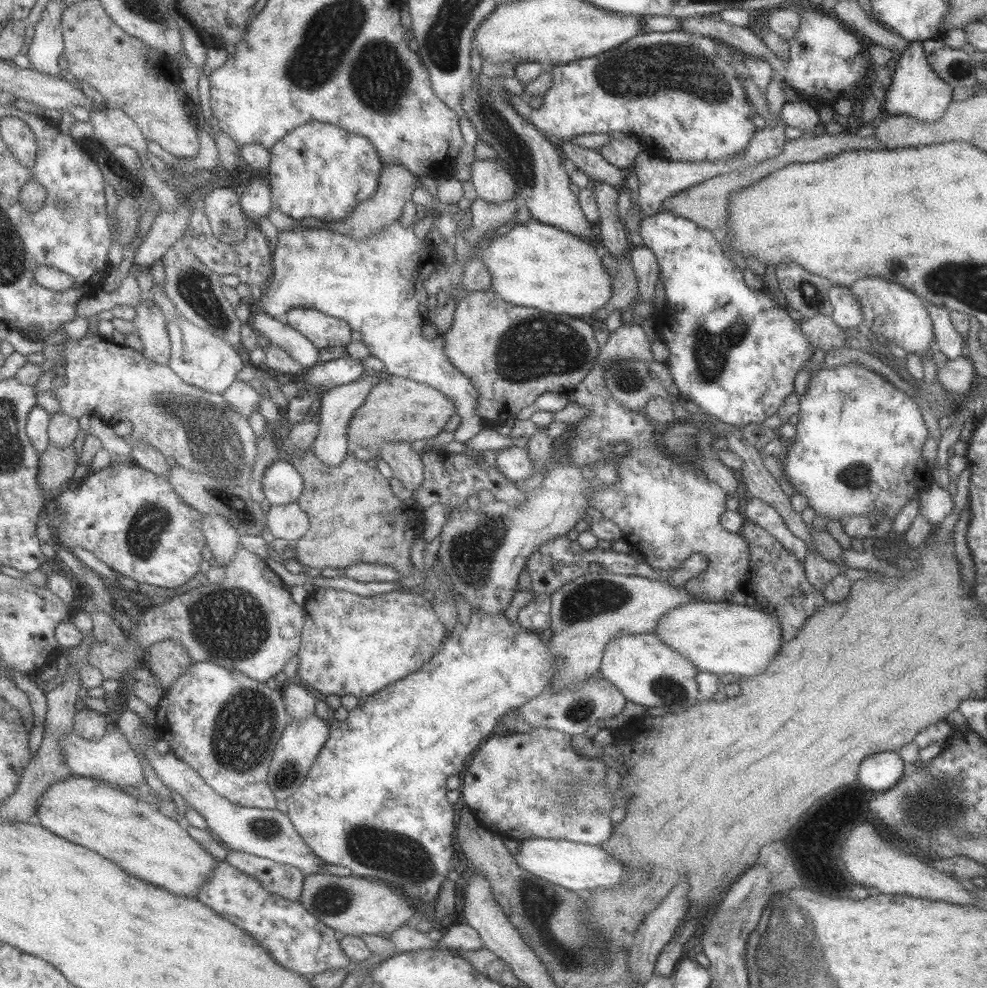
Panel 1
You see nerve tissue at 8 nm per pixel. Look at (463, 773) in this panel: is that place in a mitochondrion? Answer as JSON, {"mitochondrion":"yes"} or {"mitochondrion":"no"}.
{"mitochondrion":"no"}

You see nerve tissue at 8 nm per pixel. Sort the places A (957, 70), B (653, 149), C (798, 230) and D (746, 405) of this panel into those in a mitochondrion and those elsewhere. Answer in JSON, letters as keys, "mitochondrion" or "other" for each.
{"A":"other","B":"other","C":"other","D":"other"}

